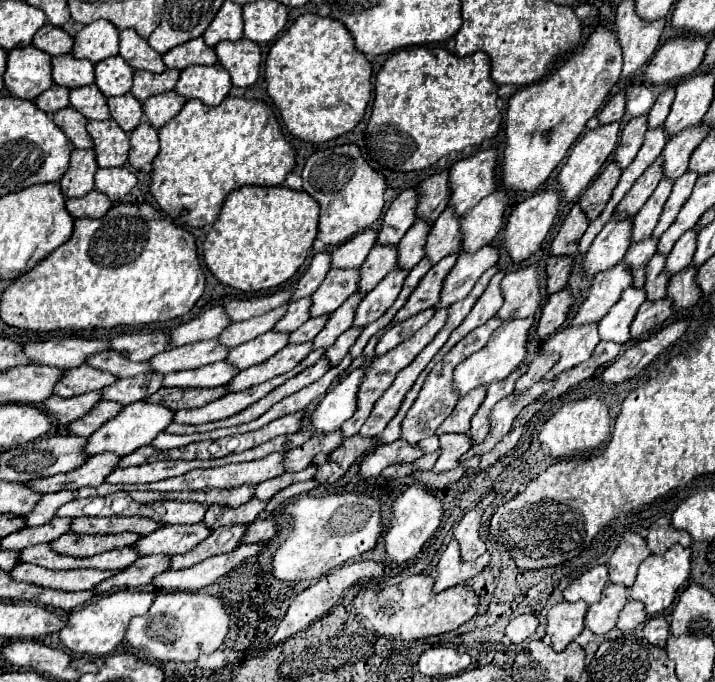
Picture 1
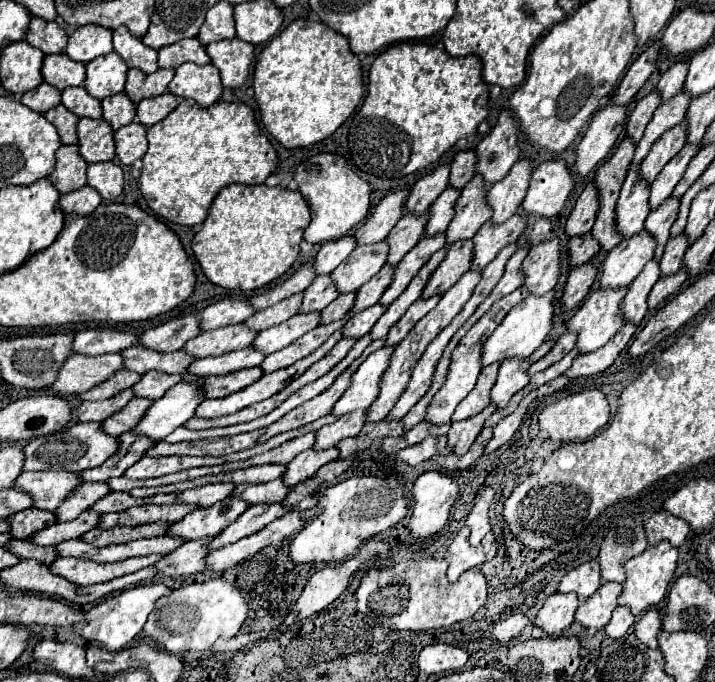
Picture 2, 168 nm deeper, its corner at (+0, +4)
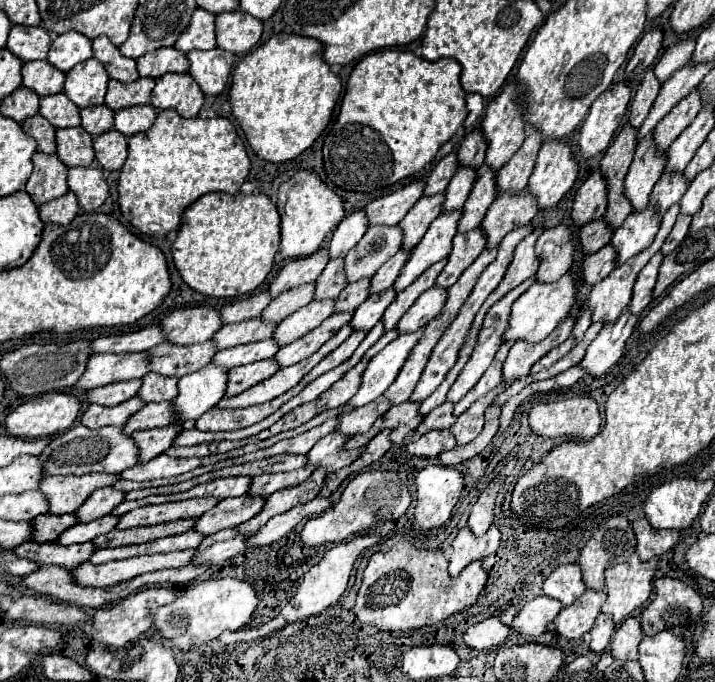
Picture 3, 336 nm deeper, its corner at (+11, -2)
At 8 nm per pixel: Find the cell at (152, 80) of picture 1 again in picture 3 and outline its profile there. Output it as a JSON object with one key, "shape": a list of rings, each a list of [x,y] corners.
{"shape":[[[137,78],[133,84],[109,80],[107,94],[105,94],[105,106],[111,108],[113,112],[117,112],[121,108],[147,104],[153,86],[155,86],[153,78]]]}

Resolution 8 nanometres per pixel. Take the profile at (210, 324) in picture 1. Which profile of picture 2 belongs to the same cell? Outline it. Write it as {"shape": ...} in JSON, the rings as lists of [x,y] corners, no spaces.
{"shape":[[[220,300],[202,312],[200,330],[214,330],[222,326],[240,324],[252,314],[254,310],[244,300]]]}

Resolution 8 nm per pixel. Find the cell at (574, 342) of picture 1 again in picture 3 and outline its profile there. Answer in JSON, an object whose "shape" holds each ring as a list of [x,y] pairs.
{"shape":[[[679,204],[669,208],[669,214],[665,214],[665,218],[663,218],[663,222],[661,222],[661,228],[659,228],[659,232],[657,232],[657,236],[655,236],[655,240],[653,240],[653,244],[651,244],[649,248],[641,250],[641,254],[637,254],[635,258],[629,258],[629,262],[617,266],[605,280],[601,280],[599,284],[593,286],[593,290],[591,290],[589,298],[587,298],[587,308],[593,310],[593,322],[597,322],[597,320],[605,320],[605,324],[607,324],[607,322],[615,322],[615,320],[619,318],[621,310],[629,306],[629,302],[631,302],[631,292],[633,292],[633,284],[635,284],[635,280],[637,280],[637,274],[643,270],[643,266],[649,262],[649,258],[651,258],[655,252],[659,252],[659,248],[663,246],[665,238],[669,236],[671,228],[673,228],[673,224],[675,224],[677,214],[679,214]]]}

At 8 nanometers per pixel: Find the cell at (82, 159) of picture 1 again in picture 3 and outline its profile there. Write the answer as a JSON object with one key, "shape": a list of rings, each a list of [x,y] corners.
{"shape":[[[33,154],[33,172],[25,184],[25,192],[37,206],[69,192],[67,168],[63,162],[59,162],[57,154]]]}

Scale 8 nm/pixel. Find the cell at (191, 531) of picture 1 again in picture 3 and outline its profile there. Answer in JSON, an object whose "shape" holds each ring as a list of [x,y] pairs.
{"shape":[[[243,494],[237,498],[225,498],[215,508],[211,508],[209,512],[197,518],[195,530],[209,536],[219,530],[239,526],[241,522],[247,522],[249,518],[257,516],[263,504],[265,504],[265,498],[257,498],[251,494]]]}

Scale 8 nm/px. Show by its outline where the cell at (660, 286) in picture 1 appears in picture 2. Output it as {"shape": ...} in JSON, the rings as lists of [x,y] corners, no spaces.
{"shape":[[[684,236],[668,240],[668,244],[664,248],[664,256],[660,260],[660,278],[672,276],[672,272],[680,270],[680,264],[682,264],[686,248],[688,248],[688,242],[686,242]]]}

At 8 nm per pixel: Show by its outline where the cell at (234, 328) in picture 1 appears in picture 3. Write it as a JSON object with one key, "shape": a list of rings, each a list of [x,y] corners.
{"shape":[[[309,282],[305,286],[297,286],[293,290],[285,290],[285,294],[279,294],[261,314],[261,318],[265,318],[267,322],[281,322],[285,320],[289,314],[297,312],[299,308],[307,306],[313,300],[313,290],[315,290],[315,282]]]}

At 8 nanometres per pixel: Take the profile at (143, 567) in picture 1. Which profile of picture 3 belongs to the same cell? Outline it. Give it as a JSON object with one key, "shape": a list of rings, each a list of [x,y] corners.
{"shape":[[[227,528],[217,534],[211,534],[197,548],[197,556],[195,556],[193,564],[211,564],[211,566],[221,564],[227,558],[233,558],[233,556],[245,552],[249,548],[249,544],[247,544],[249,536],[253,536],[253,534],[243,534],[243,536],[237,534],[237,528]]]}

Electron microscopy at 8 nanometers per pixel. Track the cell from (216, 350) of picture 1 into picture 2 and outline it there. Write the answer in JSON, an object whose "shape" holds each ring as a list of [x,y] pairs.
{"shape":[[[234,324],[226,328],[216,328],[210,332],[200,332],[196,338],[188,340],[182,352],[188,352],[194,358],[222,356],[232,350],[242,350],[252,344],[256,332],[248,330],[244,324]]]}

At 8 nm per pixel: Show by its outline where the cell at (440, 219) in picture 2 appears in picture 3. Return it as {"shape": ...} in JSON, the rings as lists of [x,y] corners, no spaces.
{"shape":[[[461,166],[457,170],[457,174],[453,176],[451,184],[447,186],[447,198],[445,198],[445,206],[443,210],[461,210],[461,206],[465,204],[465,200],[471,194],[473,188],[473,178],[475,178],[475,170],[465,170],[465,166]]]}

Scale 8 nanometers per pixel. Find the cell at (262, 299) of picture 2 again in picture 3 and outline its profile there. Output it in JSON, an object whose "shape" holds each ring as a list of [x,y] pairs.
{"shape":[[[321,248],[317,250],[315,254],[307,256],[307,258],[295,258],[295,260],[289,260],[279,276],[273,278],[269,290],[275,296],[279,296],[281,292],[289,290],[289,288],[295,288],[295,286],[301,286],[301,284],[307,284],[307,282],[315,282],[317,276],[323,272],[323,268],[327,266],[329,262],[329,250],[327,248]]]}

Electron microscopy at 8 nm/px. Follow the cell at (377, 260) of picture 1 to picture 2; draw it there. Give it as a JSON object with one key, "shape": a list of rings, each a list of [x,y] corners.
{"shape":[[[404,214],[402,216],[402,220],[390,230],[390,234],[386,238],[386,242],[390,246],[386,264],[398,264],[404,258],[404,254],[418,244],[418,240],[422,238],[426,220],[428,220],[428,214],[424,214],[424,216]]]}

